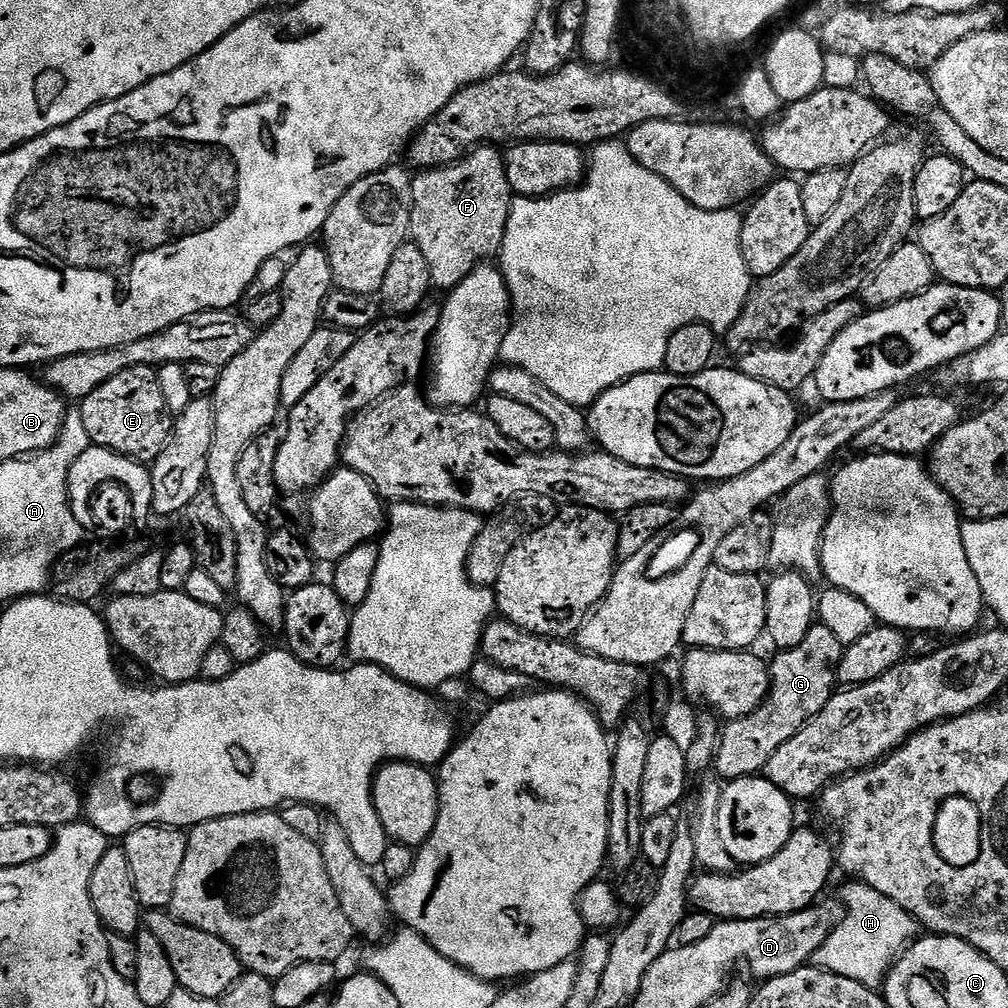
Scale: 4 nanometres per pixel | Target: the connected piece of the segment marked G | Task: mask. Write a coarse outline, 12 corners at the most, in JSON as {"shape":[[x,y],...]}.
{"shape":[[816,622],[771,657],[762,706],[723,725],[714,772],[763,773],[837,691],[845,647]]}

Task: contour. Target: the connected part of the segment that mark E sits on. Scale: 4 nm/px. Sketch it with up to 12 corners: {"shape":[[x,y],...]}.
{"shape":[[127,368],[79,401],[95,447],[155,462],[174,417],[157,369]]}

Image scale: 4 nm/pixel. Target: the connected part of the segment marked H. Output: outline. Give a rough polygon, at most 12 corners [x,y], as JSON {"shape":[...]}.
{"shape":[[848,882],[817,968],[879,989],[922,926]]}

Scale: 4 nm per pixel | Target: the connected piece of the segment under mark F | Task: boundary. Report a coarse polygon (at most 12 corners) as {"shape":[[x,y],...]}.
{"shape":[[505,153],[412,178],[411,243],[432,288],[497,255],[514,193]]}

